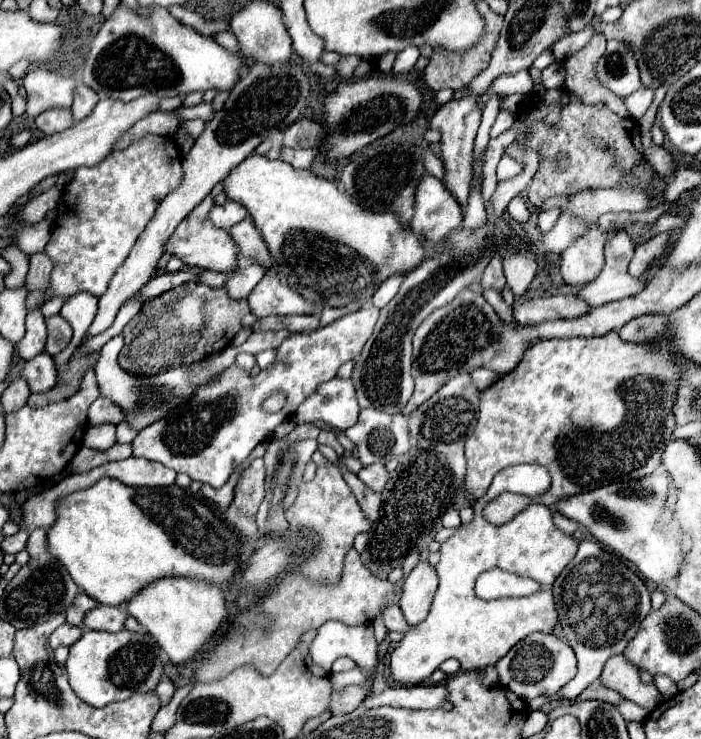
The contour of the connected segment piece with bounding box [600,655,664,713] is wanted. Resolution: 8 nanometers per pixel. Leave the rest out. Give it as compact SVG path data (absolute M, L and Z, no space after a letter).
M614 655L606 661L600 681L608 689L618 691L624 699L638 703L648 713L654 711L664 701L664 697L660 695L660 691L654 685L644 685L640 681L638 669L632 663L628 663L626 657L622 657L622 655Z

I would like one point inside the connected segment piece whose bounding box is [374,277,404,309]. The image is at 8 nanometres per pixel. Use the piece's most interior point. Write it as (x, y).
(384, 295)

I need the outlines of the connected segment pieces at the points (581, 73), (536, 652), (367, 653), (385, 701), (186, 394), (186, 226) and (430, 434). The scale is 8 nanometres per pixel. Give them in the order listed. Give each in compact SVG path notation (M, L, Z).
M596 33L588 41L586 47L582 47L578 53L574 53L572 57L568 57L564 61L564 65L566 65L566 83L564 83L564 89L570 91L570 93L576 93L588 105L604 101L616 115L630 117L630 113L626 111L624 99L616 97L612 91L604 89L596 81L596 77L594 77L596 61L604 55L604 49L606 49L606 37L602 33L600 35Z
M532 633L516 643L498 663L500 685L508 685L520 699L530 701L540 695L556 695L576 675L576 655L572 647L552 633Z
M328 621L318 629L316 639L310 645L310 657L316 665L330 669L338 657L350 657L358 667L370 673L378 663L378 645L372 625L344 625L340 621Z
M414 685L414 687L386 687L380 693L368 691L364 705L366 707L382 707L382 705L392 705L392 707L404 707L404 709L438 709L444 705L444 697L448 695L444 685Z
M122 335L112 337L102 349L100 349L100 359L96 363L96 379L100 387L100 395L108 397L112 403L116 403L124 411L124 421L134 429L142 431L144 427L152 425L154 421L164 419L170 411L174 411L178 405L182 405L186 399L190 399L202 383L194 383L190 375L194 371L200 371L206 367L206 361L196 361L190 365L182 365L176 369L168 369L164 373L144 377L144 375L130 375L124 373L124 369L118 365L118 353L122 349Z
M206 195L200 205L194 207L194 211L182 221L180 227L176 227L174 235L168 239L166 251L180 257L188 267L198 267L198 269L208 269L208 271L216 271L216 273L224 273L228 277L236 275L240 265L238 265L238 247L232 241L228 231L216 229L210 221L208 221L208 211L210 205L214 205L212 195Z
M458 373L452 381L448 381L434 397L430 397L420 409L408 415L410 433L418 441L422 449L432 449L436 453L444 453L452 473L464 485L466 475L466 459L464 459L464 443L474 433L476 417L478 417L480 389L472 383L470 373Z

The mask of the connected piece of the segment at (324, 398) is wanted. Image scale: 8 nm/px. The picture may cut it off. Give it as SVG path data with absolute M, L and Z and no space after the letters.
M334 377L318 385L318 389L298 407L296 423L310 423L310 421L326 421L332 427L346 431L358 421L358 399L352 379Z

